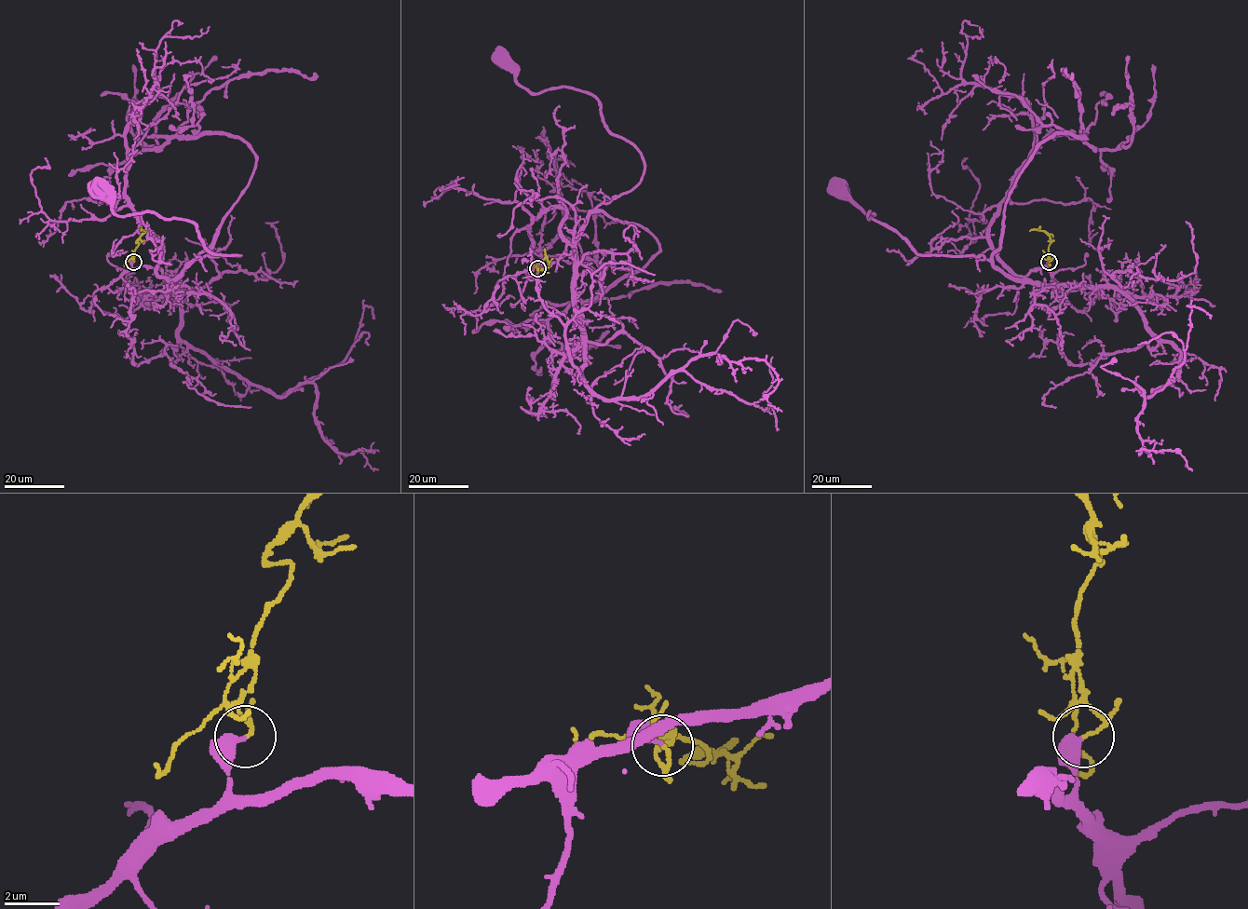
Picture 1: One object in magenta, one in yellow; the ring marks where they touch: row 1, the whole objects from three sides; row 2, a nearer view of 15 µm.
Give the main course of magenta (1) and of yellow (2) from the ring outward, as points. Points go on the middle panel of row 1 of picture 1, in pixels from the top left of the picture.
1: (537, 268), (641, 181), (644, 159), (603, 124), (593, 96), (529, 92), (501, 61)
2: (537, 268), (543, 269), (548, 264), (544, 249)

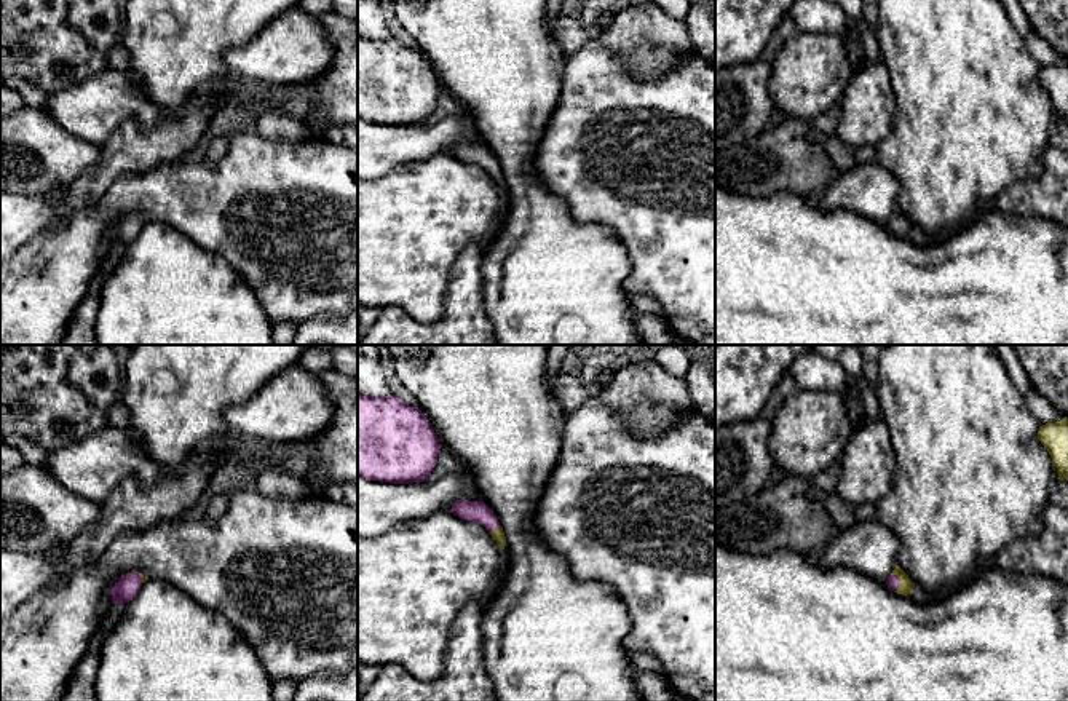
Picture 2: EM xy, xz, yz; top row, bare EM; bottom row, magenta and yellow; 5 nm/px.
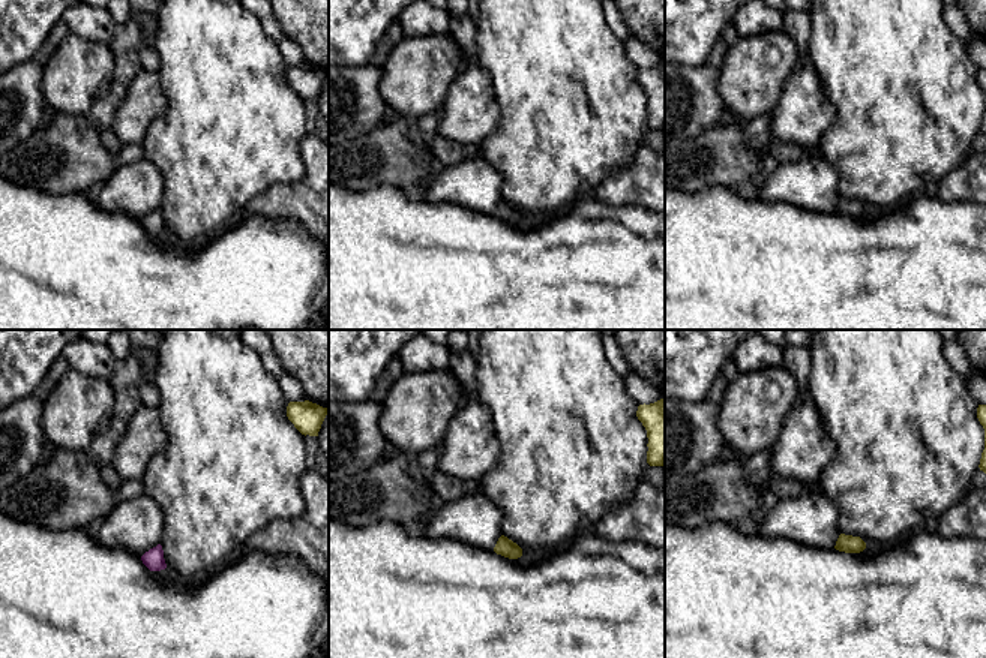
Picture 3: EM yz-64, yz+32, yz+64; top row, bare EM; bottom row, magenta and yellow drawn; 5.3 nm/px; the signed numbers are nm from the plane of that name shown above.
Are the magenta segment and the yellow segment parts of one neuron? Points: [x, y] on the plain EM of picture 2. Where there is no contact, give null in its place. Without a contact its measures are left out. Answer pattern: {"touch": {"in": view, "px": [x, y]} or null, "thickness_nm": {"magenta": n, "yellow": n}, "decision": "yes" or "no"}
{"touch": {"in": "yz", "px": [897, 224]}, "thickness_nm": {"magenta": 60, "yellow": 80}, "decision": "no"}

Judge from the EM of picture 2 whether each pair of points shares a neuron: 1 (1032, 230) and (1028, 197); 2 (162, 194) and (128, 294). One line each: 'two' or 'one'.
1: two
2: two

